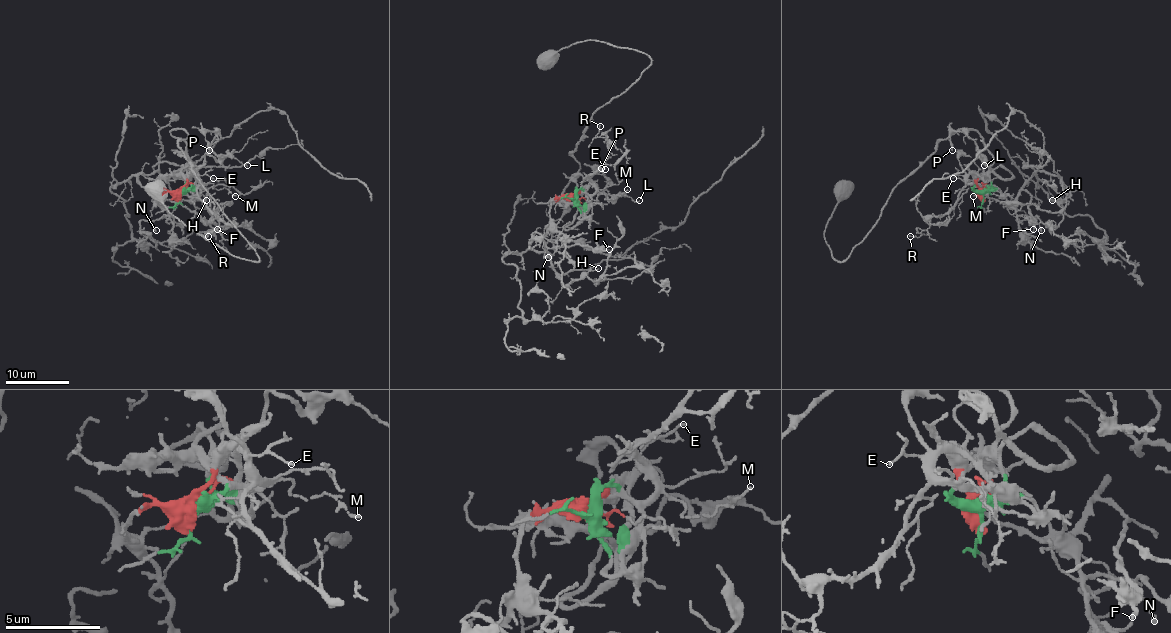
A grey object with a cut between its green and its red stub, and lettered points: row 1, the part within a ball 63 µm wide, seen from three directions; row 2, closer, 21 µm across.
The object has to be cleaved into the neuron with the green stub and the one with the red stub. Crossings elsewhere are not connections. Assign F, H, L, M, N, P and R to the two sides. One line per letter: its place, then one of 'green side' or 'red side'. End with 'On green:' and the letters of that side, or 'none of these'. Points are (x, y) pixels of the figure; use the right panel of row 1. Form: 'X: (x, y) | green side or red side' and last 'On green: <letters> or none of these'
F: (1033, 229) | red side
H: (1052, 200) | red side
L: (984, 165) | green side
M: (973, 196) | green side
N: (1041, 230) | red side
P: (952, 150) | green side
R: (910, 236) | green side
On green: L, M, P, R

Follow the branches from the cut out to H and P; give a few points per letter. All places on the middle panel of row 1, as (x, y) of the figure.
H: (572, 198), (553, 200), (550, 227), (529, 247), (548, 255), (564, 285), (599, 268)
P: (572, 198), (578, 208), (566, 228), (572, 228), (599, 194), (605, 194), (607, 179), (597, 167), (600, 168)

